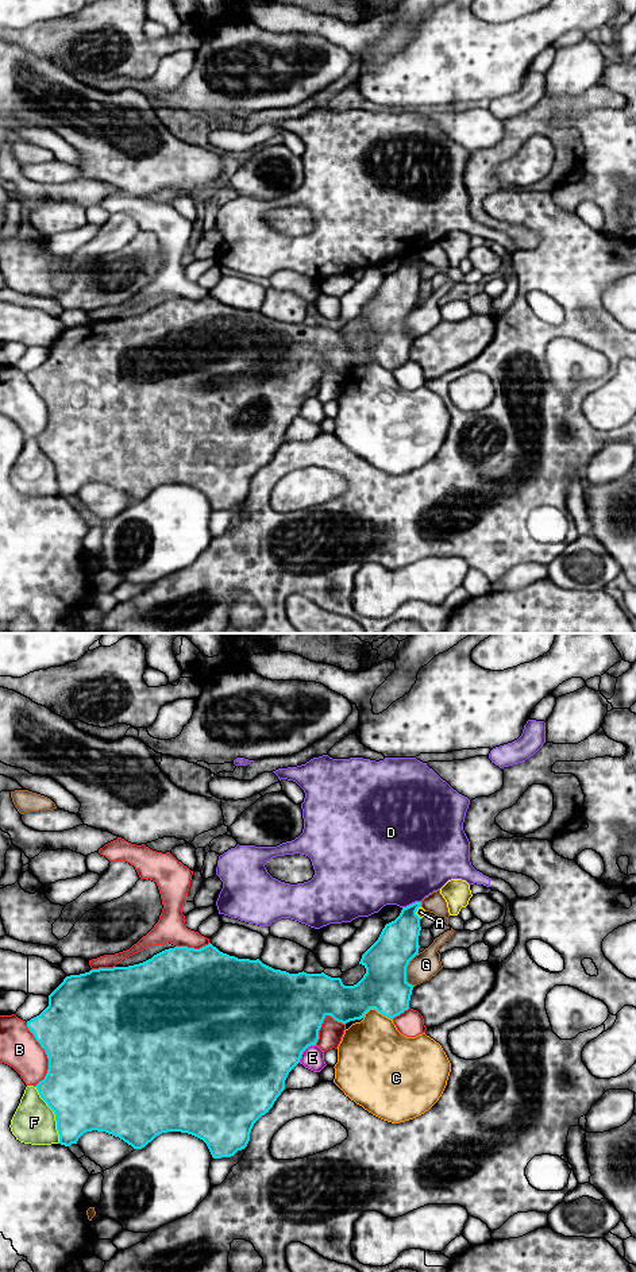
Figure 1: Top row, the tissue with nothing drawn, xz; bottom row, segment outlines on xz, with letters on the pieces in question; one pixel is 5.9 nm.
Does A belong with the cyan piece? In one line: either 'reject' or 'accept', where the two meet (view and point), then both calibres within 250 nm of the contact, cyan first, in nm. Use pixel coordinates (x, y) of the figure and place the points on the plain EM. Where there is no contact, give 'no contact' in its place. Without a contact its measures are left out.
reject; contact xz (415, 265); calibres 240 and 50 nm

